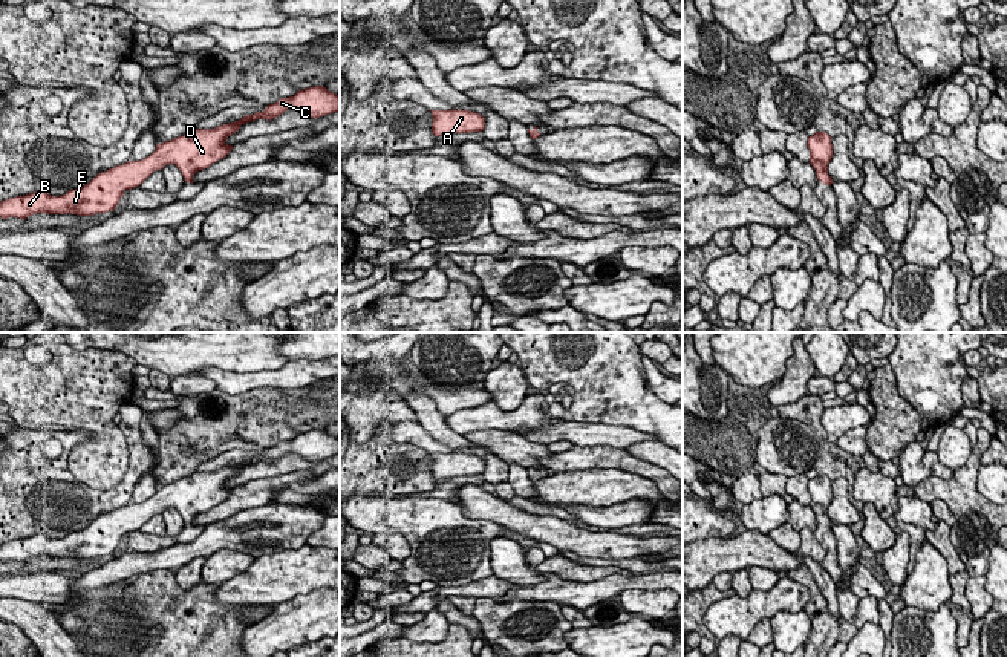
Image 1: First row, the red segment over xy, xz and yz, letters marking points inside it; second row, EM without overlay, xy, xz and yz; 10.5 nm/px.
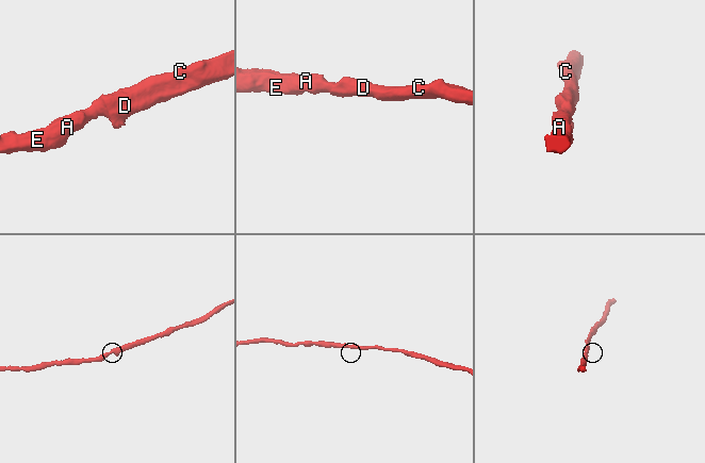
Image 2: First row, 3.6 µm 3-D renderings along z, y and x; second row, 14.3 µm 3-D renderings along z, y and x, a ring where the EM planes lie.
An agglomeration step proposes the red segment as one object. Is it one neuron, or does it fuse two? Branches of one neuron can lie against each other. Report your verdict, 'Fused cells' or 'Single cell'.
Single cell

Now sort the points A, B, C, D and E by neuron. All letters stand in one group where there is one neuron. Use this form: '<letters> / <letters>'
A B C D E

